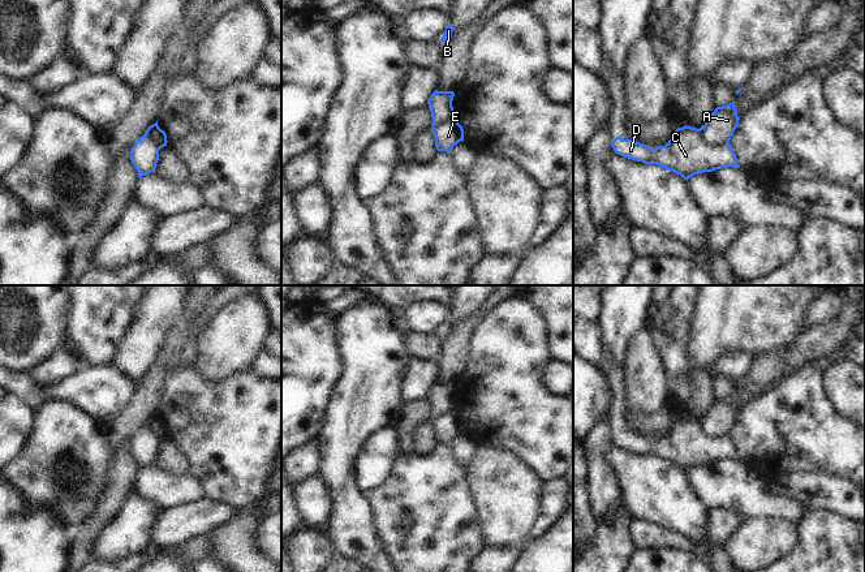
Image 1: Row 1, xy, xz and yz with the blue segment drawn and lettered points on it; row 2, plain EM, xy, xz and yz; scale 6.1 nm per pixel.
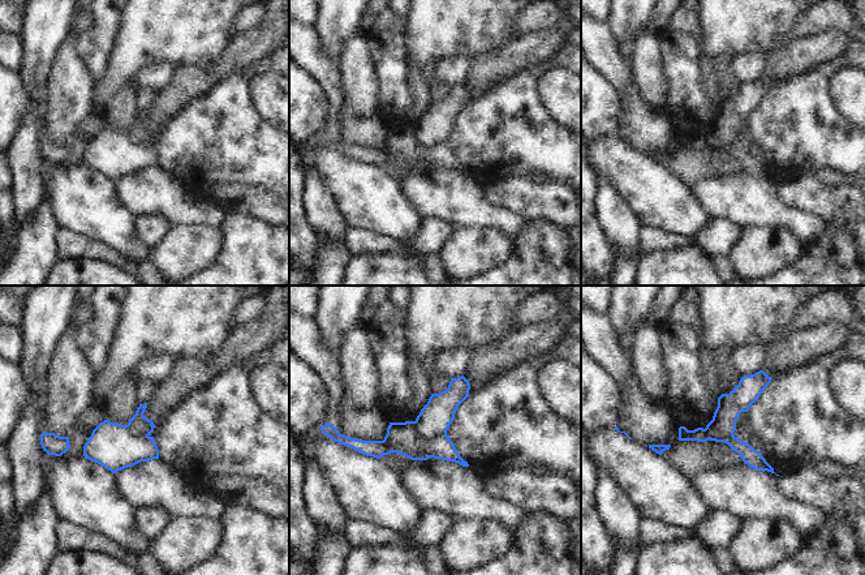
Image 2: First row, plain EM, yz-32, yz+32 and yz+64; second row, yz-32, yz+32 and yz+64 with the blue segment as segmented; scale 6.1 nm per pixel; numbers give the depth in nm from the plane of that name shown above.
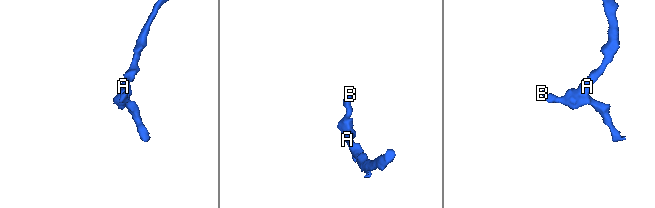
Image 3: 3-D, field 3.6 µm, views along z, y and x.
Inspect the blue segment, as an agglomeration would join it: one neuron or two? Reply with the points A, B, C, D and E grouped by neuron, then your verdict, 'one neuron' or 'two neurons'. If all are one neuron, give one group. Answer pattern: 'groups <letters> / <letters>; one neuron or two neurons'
groups A E / B C D; two neurons

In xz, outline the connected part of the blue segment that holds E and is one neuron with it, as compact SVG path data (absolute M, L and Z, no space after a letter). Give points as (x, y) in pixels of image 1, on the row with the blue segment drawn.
M453 117L432 126L431 133L435 137L435 147L438 151L449 152L455 145L464 141L464 129Z

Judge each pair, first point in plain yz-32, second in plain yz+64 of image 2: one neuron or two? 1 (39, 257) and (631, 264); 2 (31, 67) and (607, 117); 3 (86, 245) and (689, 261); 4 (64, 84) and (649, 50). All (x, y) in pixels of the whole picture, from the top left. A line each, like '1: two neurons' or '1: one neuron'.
1: one neuron
2: two neurons
3: two neurons
4: one neuron

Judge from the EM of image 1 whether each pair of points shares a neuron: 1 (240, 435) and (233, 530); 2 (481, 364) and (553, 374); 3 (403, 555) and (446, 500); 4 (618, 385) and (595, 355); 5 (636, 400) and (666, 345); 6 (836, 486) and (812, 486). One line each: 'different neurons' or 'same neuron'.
1: different neurons
2: different neurons
3: same neuron
4: same neuron
5: different neurons
6: same neuron

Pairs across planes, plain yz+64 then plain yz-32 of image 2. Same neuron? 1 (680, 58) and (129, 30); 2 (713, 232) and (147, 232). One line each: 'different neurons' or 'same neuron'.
1: different neurons
2: same neuron

